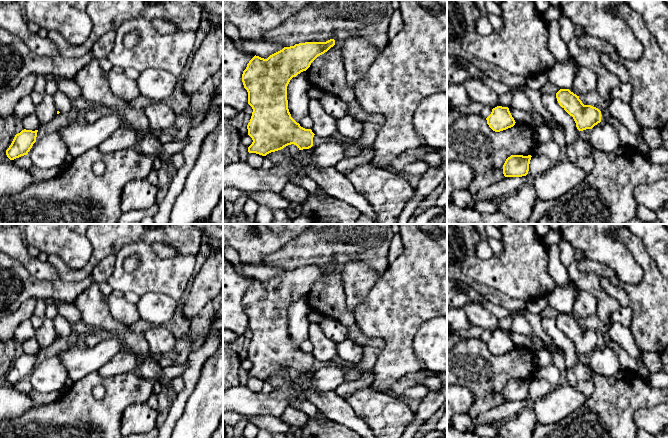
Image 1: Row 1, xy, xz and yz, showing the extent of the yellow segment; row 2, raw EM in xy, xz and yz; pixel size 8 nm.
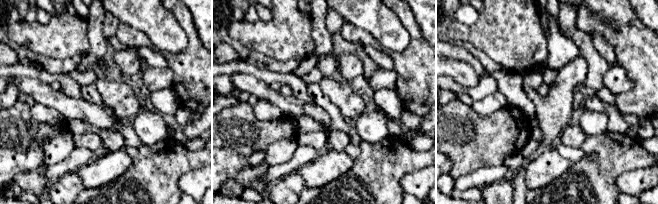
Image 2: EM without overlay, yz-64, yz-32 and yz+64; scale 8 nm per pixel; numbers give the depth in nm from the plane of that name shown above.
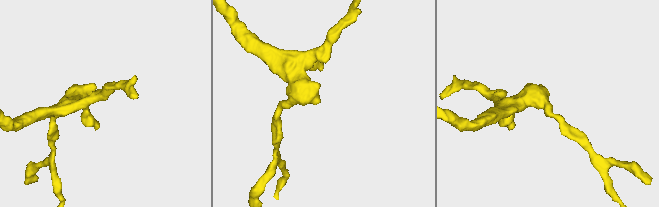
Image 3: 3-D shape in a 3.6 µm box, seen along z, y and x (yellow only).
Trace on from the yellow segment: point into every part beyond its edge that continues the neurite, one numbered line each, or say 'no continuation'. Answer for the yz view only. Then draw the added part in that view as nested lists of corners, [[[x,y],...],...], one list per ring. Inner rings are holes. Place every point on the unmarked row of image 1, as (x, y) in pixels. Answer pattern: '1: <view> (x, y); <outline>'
1: yz (628, 363); [[[601,335],[601,346],[608,346],[614,351],[617,352],[621,367],[623,371],[634,371],[637,372],[639,367],[639,360],[632,358],[624,348],[622,348],[619,344],[612,341],[608,335]]]

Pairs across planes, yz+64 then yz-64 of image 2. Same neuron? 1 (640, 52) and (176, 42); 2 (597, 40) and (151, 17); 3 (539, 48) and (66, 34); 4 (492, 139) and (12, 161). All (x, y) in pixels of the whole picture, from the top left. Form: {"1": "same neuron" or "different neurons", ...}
{"1": "different neurons", "2": "different neurons", "3": "same neuron", "4": "different neurons"}

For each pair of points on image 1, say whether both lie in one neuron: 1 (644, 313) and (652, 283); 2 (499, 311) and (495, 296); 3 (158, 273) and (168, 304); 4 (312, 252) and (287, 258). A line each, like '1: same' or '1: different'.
1: same
2: different
3: different
4: same

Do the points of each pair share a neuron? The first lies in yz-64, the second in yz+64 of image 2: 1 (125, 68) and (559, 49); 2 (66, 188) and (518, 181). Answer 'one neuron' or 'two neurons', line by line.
1: two neurons
2: two neurons

